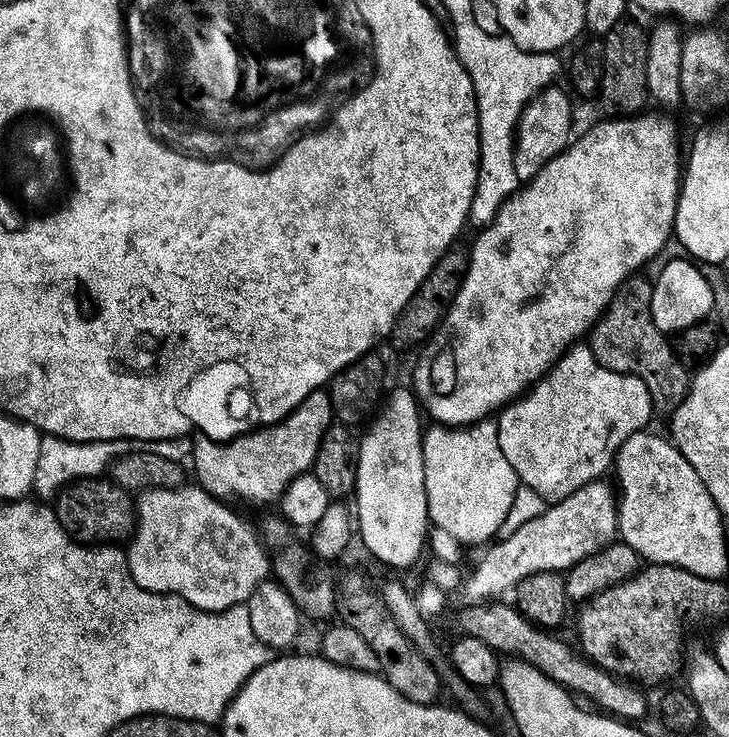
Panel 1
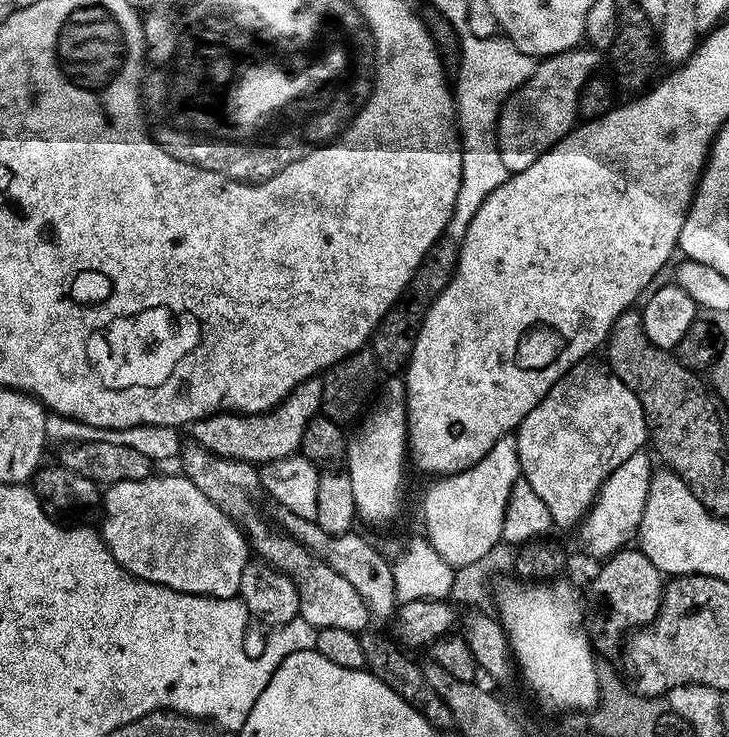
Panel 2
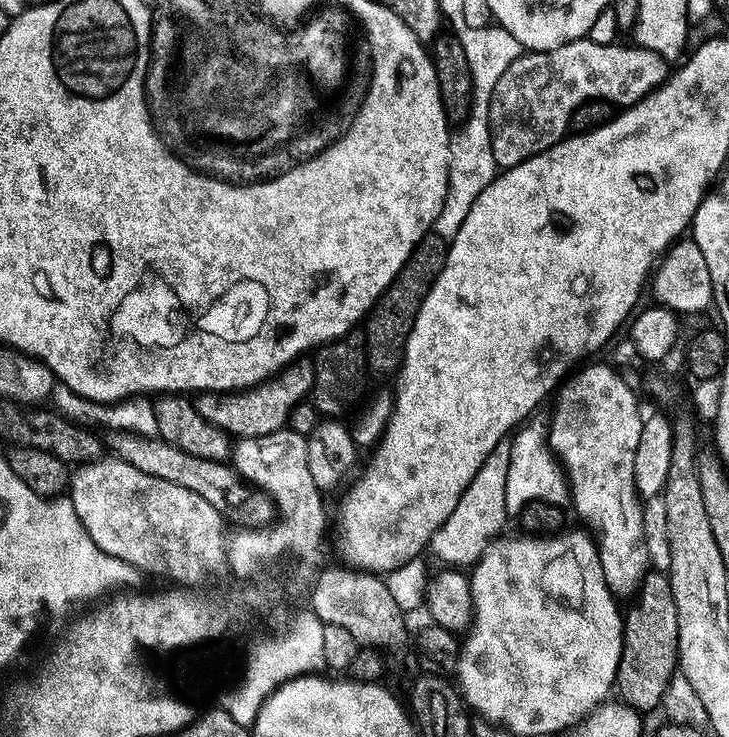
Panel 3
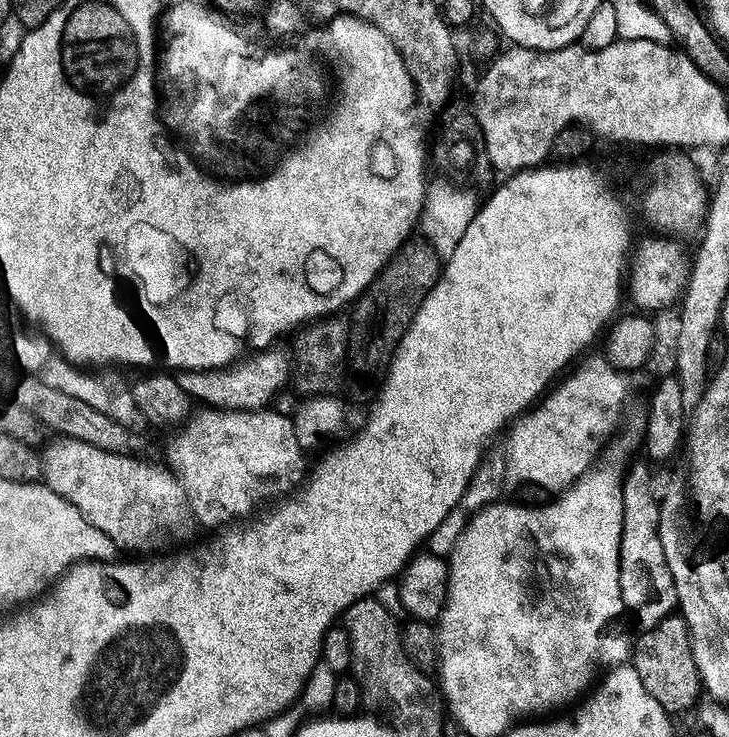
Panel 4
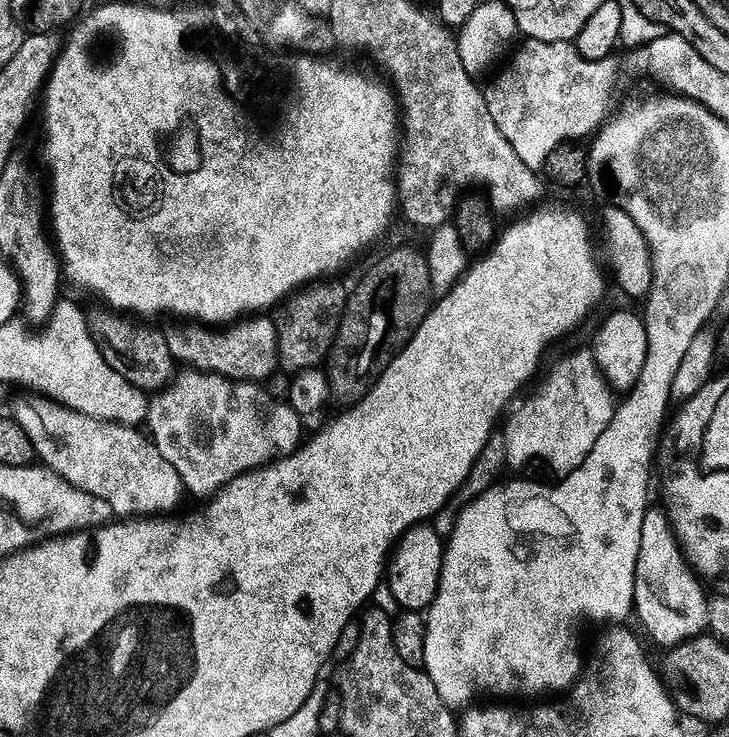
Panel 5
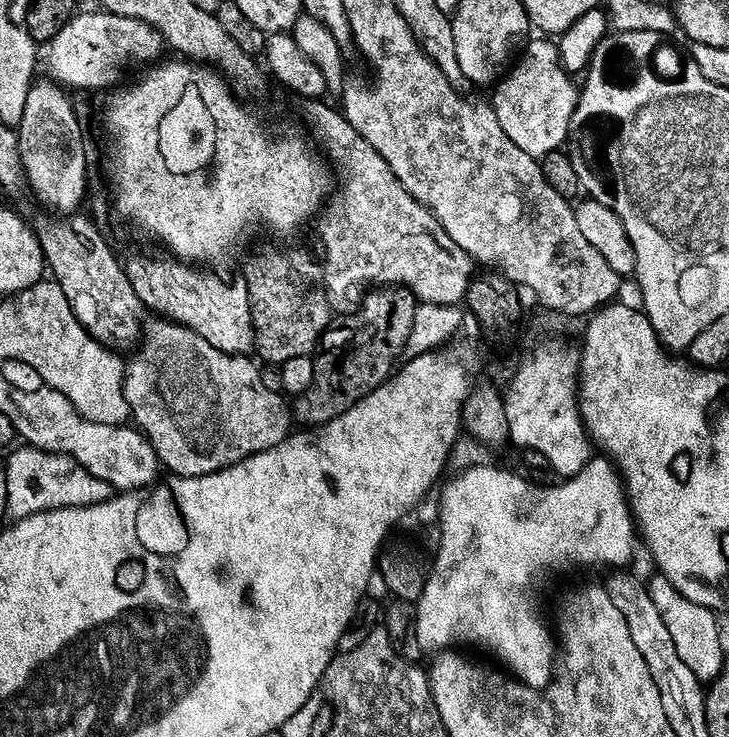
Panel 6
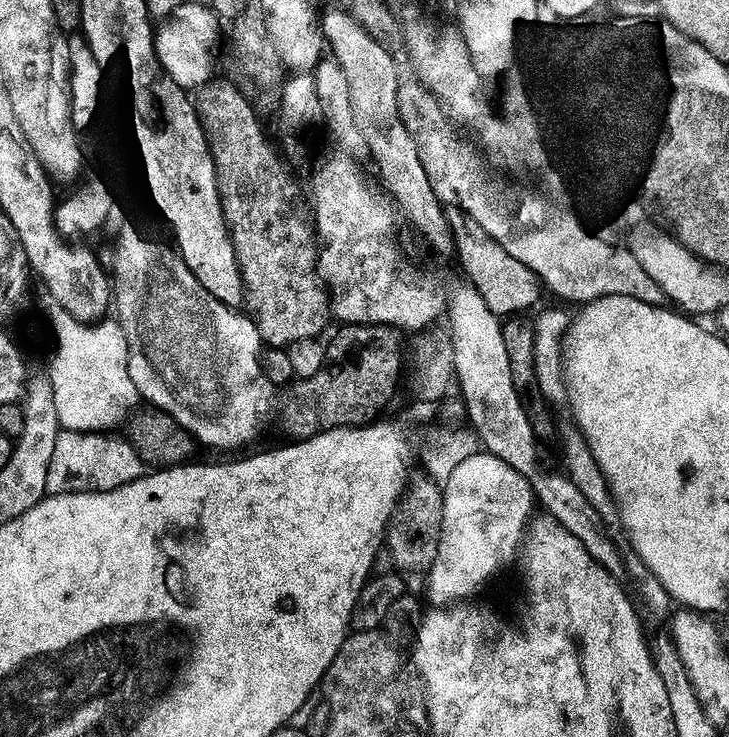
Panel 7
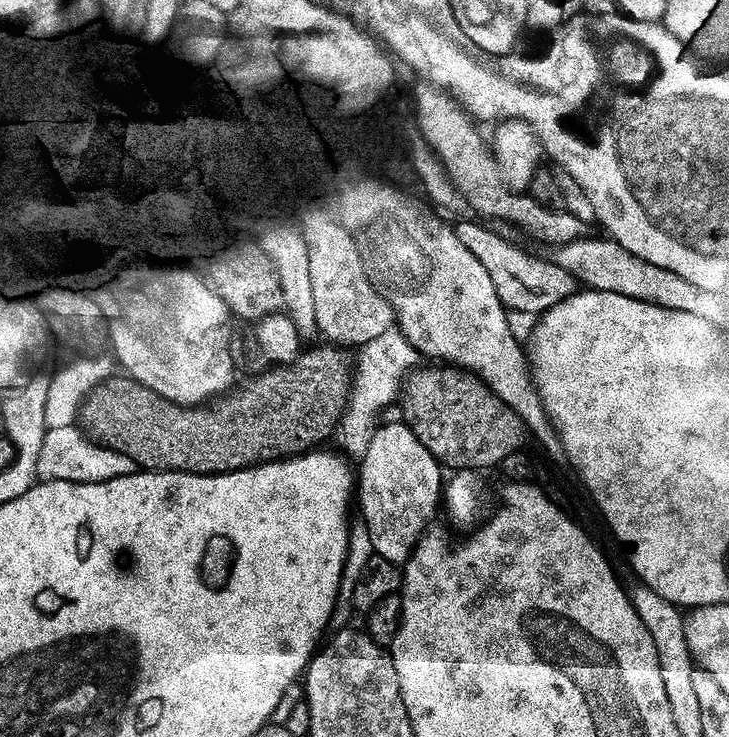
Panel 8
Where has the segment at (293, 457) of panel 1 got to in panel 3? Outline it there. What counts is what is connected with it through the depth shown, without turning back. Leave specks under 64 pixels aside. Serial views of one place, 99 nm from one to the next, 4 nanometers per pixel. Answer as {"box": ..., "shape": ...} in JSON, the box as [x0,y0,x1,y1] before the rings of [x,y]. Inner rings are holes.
{"box":[199,358,316,437],"shape":[[[301,358],[287,364],[263,384],[243,392],[227,394],[208,394],[203,397],[204,404],[199,405],[202,418],[206,418],[216,428],[227,432],[229,437],[265,436],[281,431],[287,425],[290,414],[299,404],[305,403],[316,387],[316,365],[311,359]]]}

